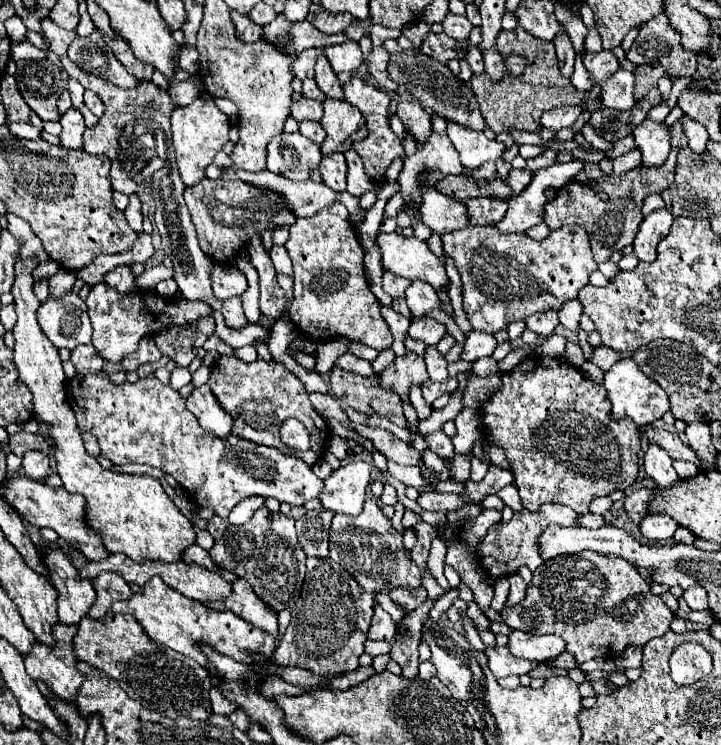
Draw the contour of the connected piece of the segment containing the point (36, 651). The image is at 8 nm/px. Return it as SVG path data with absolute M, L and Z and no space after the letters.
M56 624L56 626L54 626L56 646L54 646L54 648L46 648L44 644L36 642L34 648L32 648L32 652L30 652L30 656L24 658L28 676L34 678L34 680L46 682L46 686L52 690L52 694L56 694L58 698L62 698L62 700L66 700L66 702L74 702L74 700L76 700L78 688L80 688L82 682L84 682L84 674L78 672L78 668L76 668L78 658L74 656L74 644L72 644L72 638L76 636L76 632L78 632L78 626L66 628L64 624Z

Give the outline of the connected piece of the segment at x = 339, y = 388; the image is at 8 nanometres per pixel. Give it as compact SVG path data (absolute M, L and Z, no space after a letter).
M332 368L330 376L330 390L332 396L338 398L342 404L354 408L366 416L380 416L394 422L400 428L406 428L404 408L394 396L394 392L382 392L372 378L364 378L360 374L342 372L340 368Z

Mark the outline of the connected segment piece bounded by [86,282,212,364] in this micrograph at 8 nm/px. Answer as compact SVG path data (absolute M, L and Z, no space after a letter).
M102 282L94 284L90 288L90 294L86 298L86 306L88 306L92 330L94 330L92 332L92 346L106 362L112 362L112 364L120 362L126 354L132 354L138 348L138 342L146 336L152 336L164 328L182 326L182 324L212 316L212 308L204 302L190 302L186 298L180 298L174 302L174 300L162 298L150 290L142 292L138 288L134 288L128 294L122 294Z

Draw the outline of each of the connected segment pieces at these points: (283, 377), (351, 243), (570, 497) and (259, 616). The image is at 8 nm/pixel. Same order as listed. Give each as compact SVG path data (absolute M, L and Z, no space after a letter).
M222 356L210 372L208 386L214 390L220 404L232 414L232 418L234 418L232 432L236 436L242 436L256 444L282 448L280 426L284 424L286 418L296 418L308 428L310 446L324 448L330 428L324 422L324 418L312 408L302 382L292 372L288 372L282 364L264 362L262 358L246 364L246 362L238 360L236 356Z
M336 202L310 218L298 218L290 226L286 248L294 264L294 298L288 304L288 316L300 334L312 342L346 336L374 350L392 344L392 334L380 314L380 302L370 292L364 276L364 248L348 222L344 204Z
M528 356L510 372L500 376L502 386L482 404L484 440L506 452L510 468L520 490L526 510L536 512L546 502L572 508L586 514L588 504L598 496L614 490L626 490L638 478L640 428L632 420L610 420L610 400L602 384L586 378L578 368L566 364L564 358Z
M242 578L232 582L230 596L204 604L214 610L232 610L236 616L244 618L256 628L262 628L264 632L270 632L270 636L278 638L278 614L270 612L270 608L266 608L266 604L262 604L262 600L254 596L250 584Z

